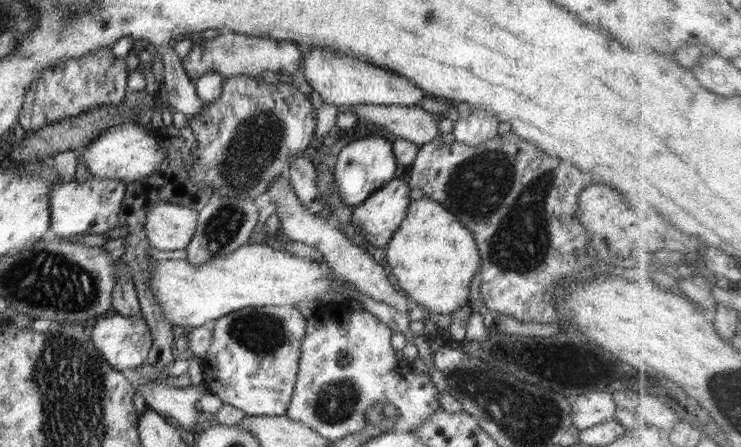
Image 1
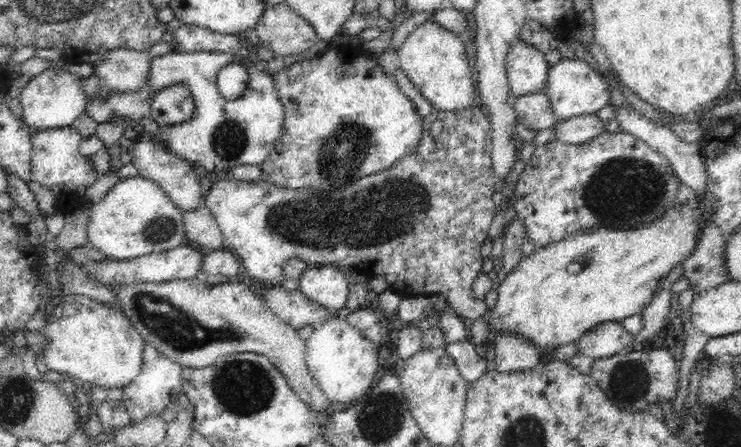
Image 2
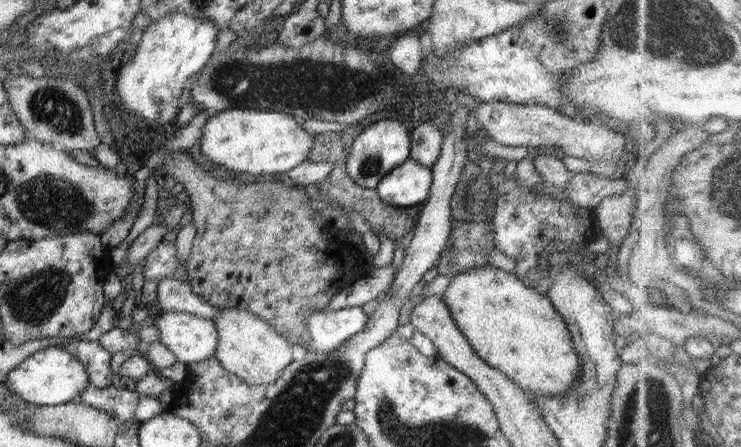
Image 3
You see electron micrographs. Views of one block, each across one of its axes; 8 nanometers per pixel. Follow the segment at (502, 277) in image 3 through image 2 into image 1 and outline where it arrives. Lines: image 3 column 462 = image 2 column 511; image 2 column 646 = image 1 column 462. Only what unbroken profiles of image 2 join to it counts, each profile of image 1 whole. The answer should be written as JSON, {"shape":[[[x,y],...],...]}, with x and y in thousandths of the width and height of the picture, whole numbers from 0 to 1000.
{"shape":[[[575,438],[555,450],[545,494],[518,553],[518,573],[524,595],[529,600],[526,609],[537,624],[538,640],[551,658],[557,682],[568,682],[580,698],[596,705],[606,705],[621,687],[632,682],[629,676],[632,676],[634,631],[645,604],[649,573],[638,521],[628,510],[611,474],[596,454]]]}

